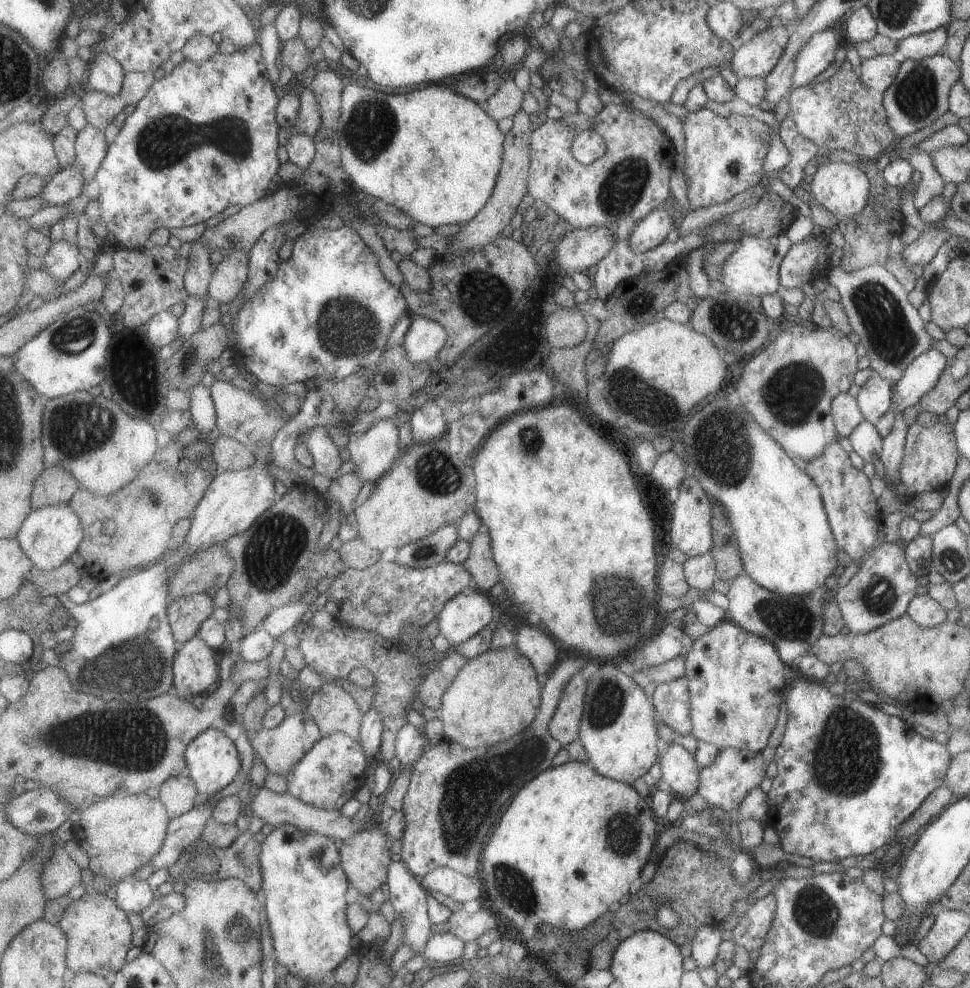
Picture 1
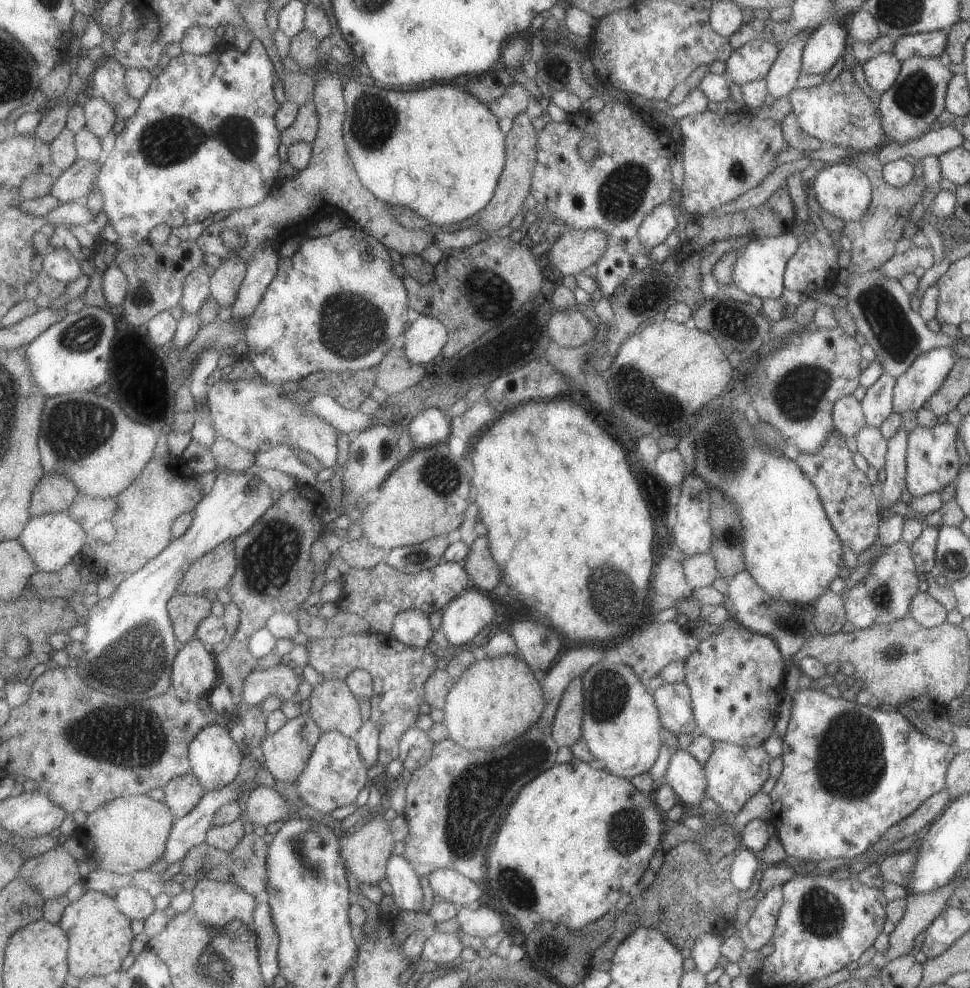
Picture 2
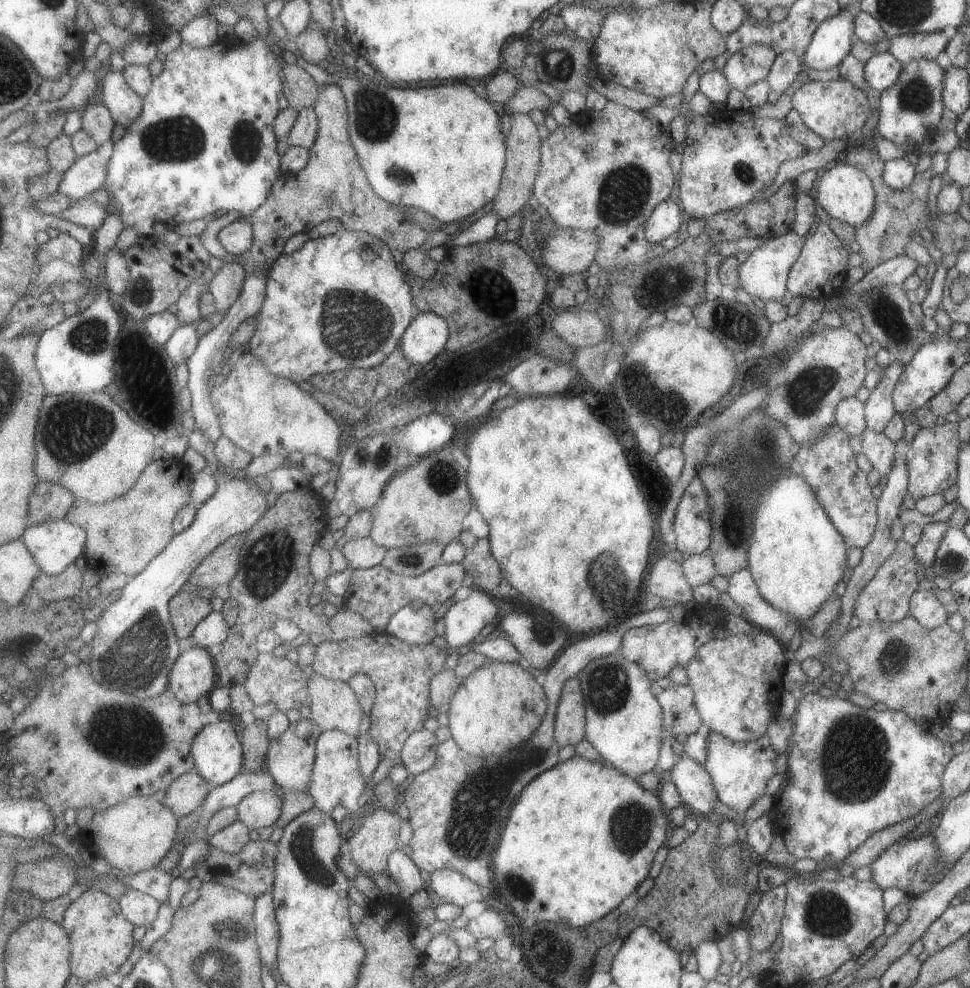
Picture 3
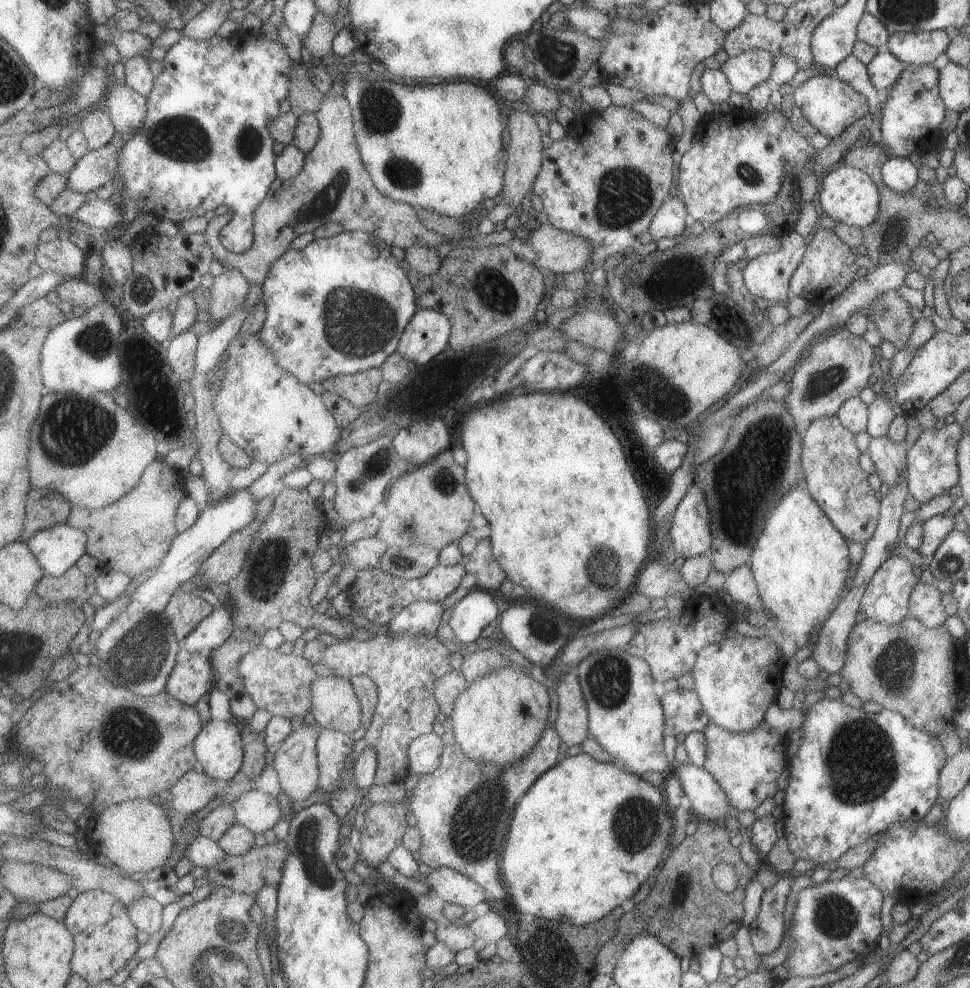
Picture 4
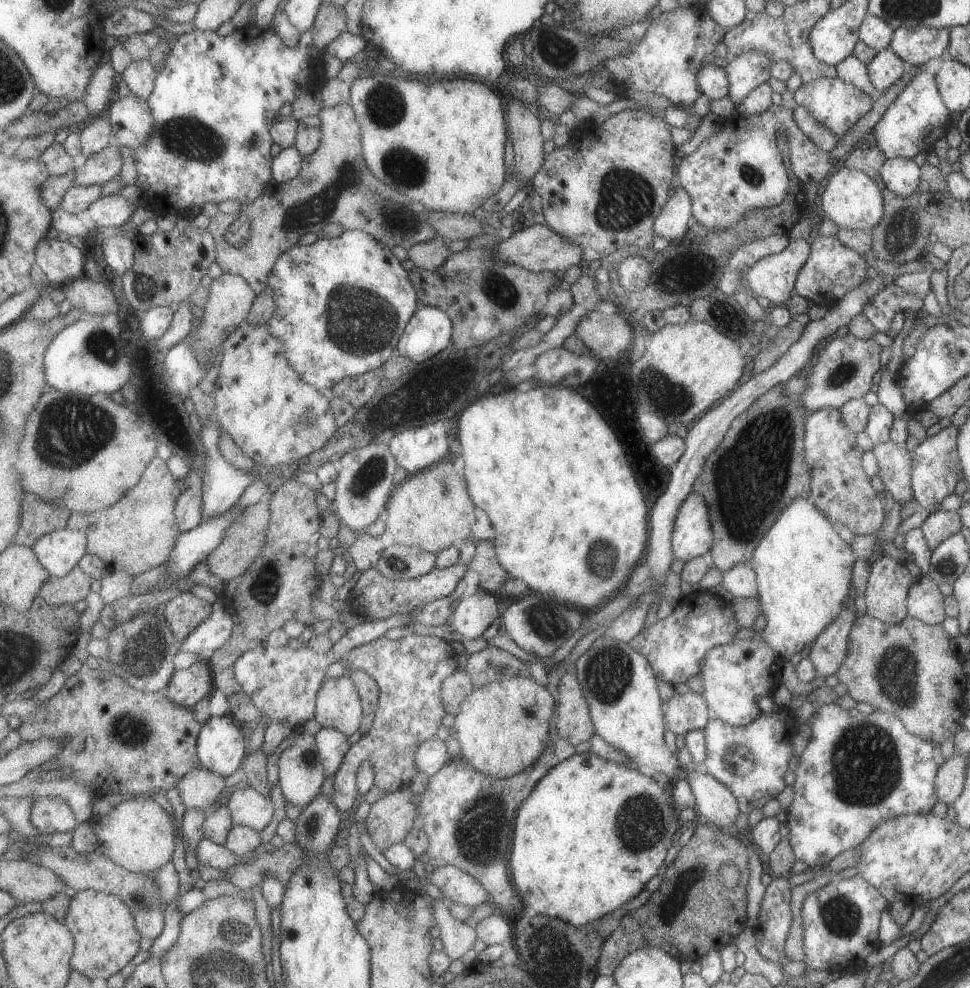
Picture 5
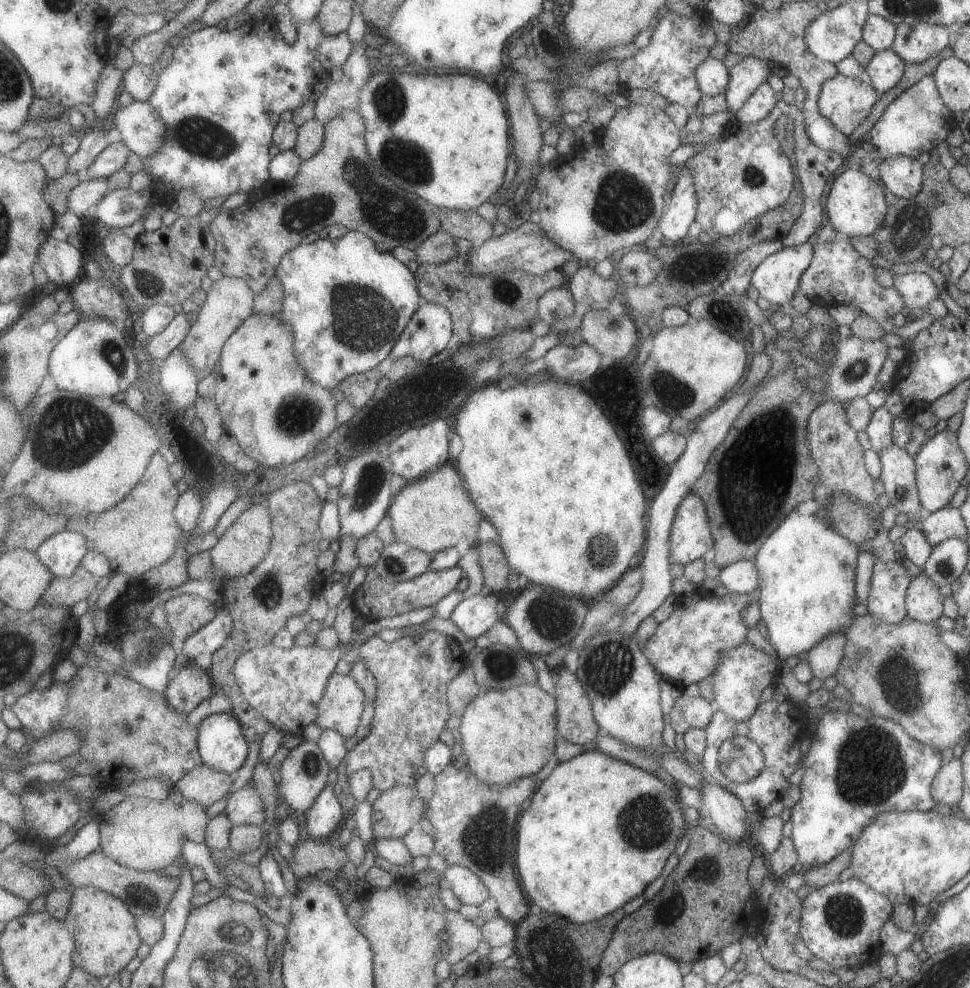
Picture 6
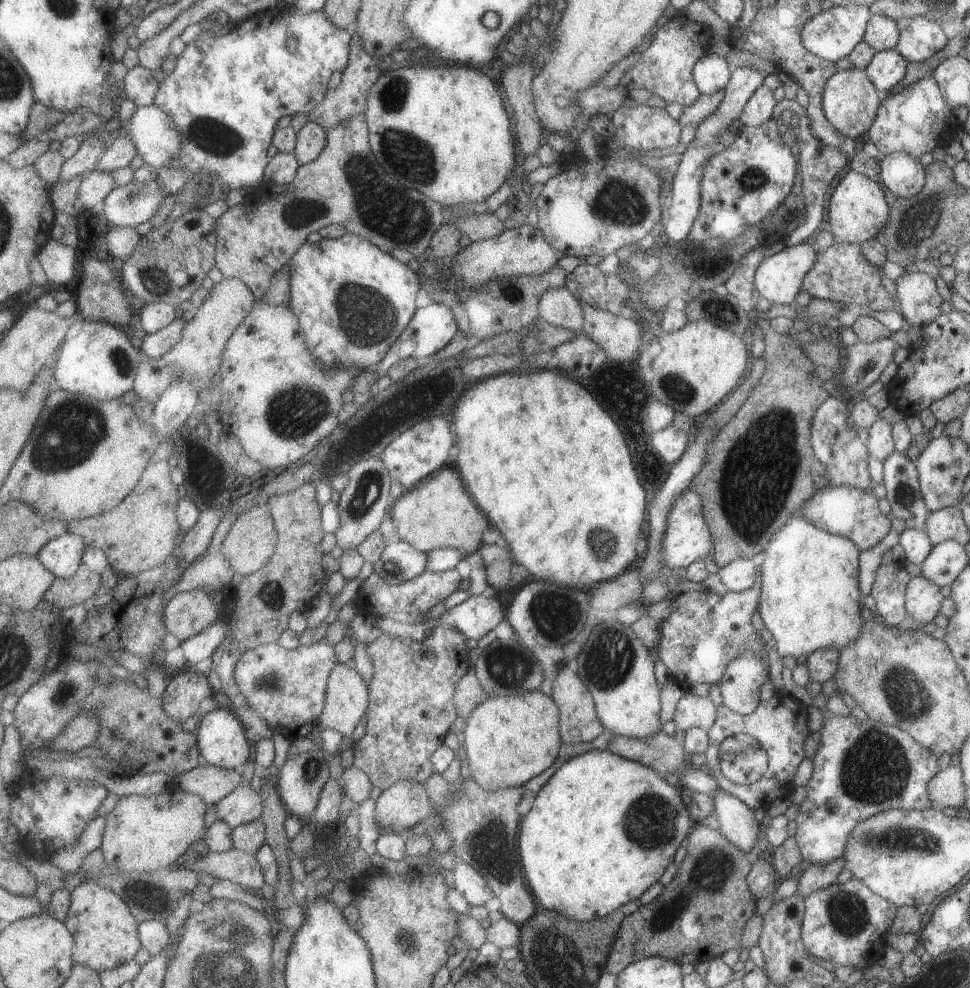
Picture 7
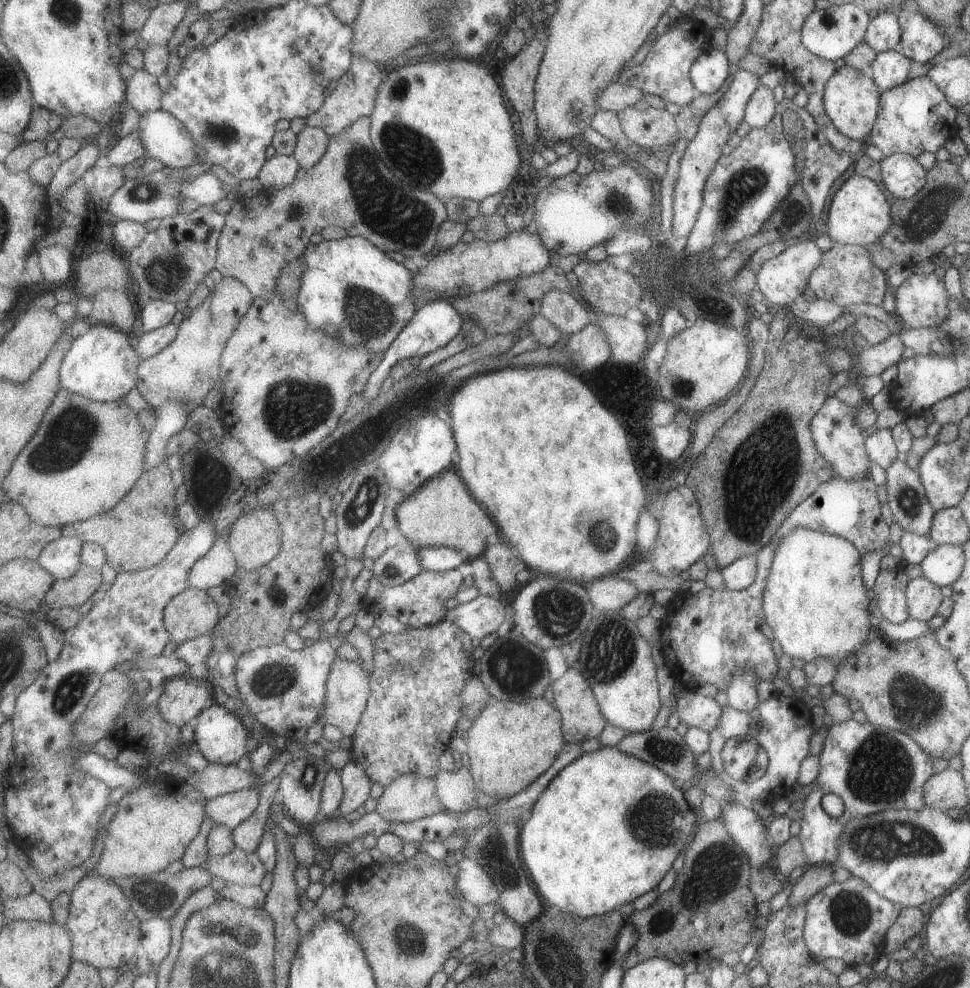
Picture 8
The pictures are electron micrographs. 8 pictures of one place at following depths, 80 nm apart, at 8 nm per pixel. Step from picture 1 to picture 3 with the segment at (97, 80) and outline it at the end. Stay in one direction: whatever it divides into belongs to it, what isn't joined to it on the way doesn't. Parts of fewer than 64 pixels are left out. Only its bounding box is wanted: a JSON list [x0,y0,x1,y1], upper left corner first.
[98,66,144,129]

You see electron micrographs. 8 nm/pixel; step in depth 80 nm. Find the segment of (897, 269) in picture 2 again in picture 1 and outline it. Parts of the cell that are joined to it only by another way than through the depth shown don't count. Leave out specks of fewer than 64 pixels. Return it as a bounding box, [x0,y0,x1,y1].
[900,222,950,267]

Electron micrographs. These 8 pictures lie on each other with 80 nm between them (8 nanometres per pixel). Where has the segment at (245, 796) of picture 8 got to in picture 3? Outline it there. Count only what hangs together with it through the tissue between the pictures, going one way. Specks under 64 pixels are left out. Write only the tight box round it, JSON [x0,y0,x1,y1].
[236,791,283,834]

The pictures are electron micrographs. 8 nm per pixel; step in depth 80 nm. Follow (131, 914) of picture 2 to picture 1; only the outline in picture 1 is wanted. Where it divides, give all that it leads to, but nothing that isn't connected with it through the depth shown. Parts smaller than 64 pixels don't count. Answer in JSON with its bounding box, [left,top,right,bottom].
[115,878,153,912]

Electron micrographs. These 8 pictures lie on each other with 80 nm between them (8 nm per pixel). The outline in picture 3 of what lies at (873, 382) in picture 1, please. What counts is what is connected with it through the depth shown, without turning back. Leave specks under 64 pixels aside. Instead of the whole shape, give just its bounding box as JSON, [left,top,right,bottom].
[864,361,904,433]

